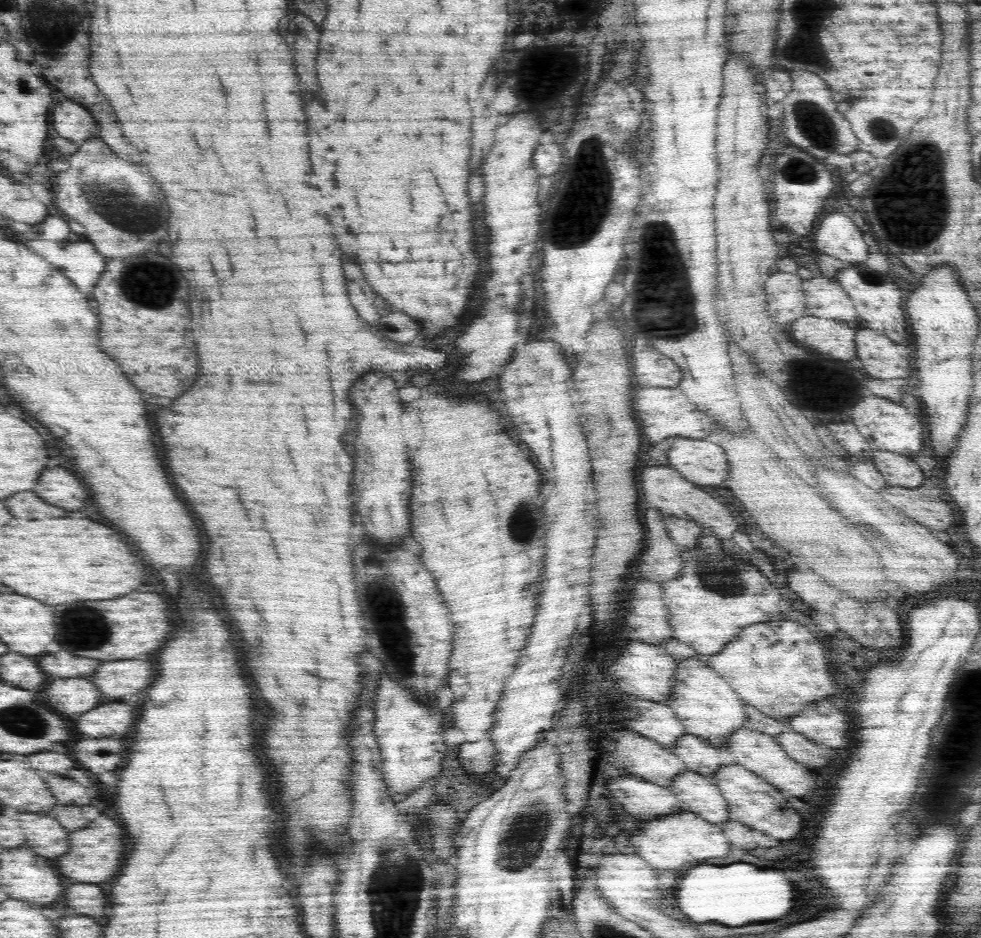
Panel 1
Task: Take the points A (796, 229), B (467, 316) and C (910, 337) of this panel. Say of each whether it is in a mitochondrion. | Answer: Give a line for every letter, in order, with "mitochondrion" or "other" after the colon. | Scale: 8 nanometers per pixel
A: other
B: other
C: other

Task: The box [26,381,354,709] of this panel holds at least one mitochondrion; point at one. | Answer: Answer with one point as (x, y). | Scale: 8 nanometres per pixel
(78, 633)

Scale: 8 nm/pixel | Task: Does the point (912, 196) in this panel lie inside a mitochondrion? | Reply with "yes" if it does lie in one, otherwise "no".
yes

